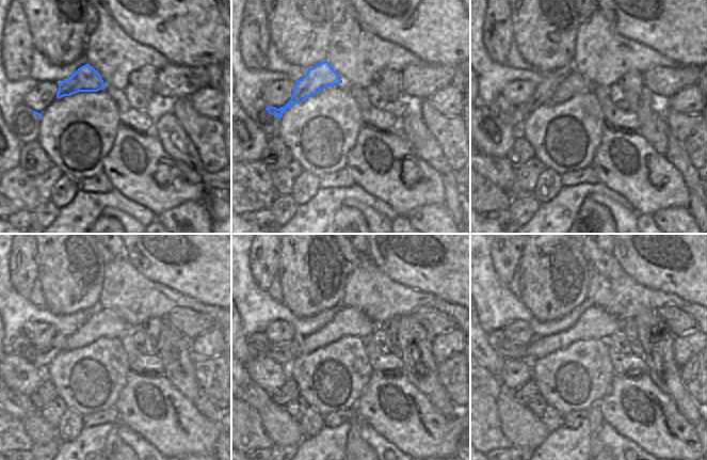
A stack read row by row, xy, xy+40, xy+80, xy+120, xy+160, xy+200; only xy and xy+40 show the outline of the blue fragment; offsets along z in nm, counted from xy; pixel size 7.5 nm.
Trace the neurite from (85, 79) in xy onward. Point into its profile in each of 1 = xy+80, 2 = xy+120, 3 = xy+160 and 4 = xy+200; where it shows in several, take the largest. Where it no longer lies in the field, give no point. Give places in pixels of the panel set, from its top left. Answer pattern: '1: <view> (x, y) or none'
1: xy+80 (544, 91)
2: xy+120 (42, 355)
3: xy+160 (284, 353)
4: xy+200 (510, 350)

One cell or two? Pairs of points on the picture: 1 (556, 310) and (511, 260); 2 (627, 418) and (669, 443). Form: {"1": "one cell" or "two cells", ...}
{"1": "two cells", "2": "one cell"}

